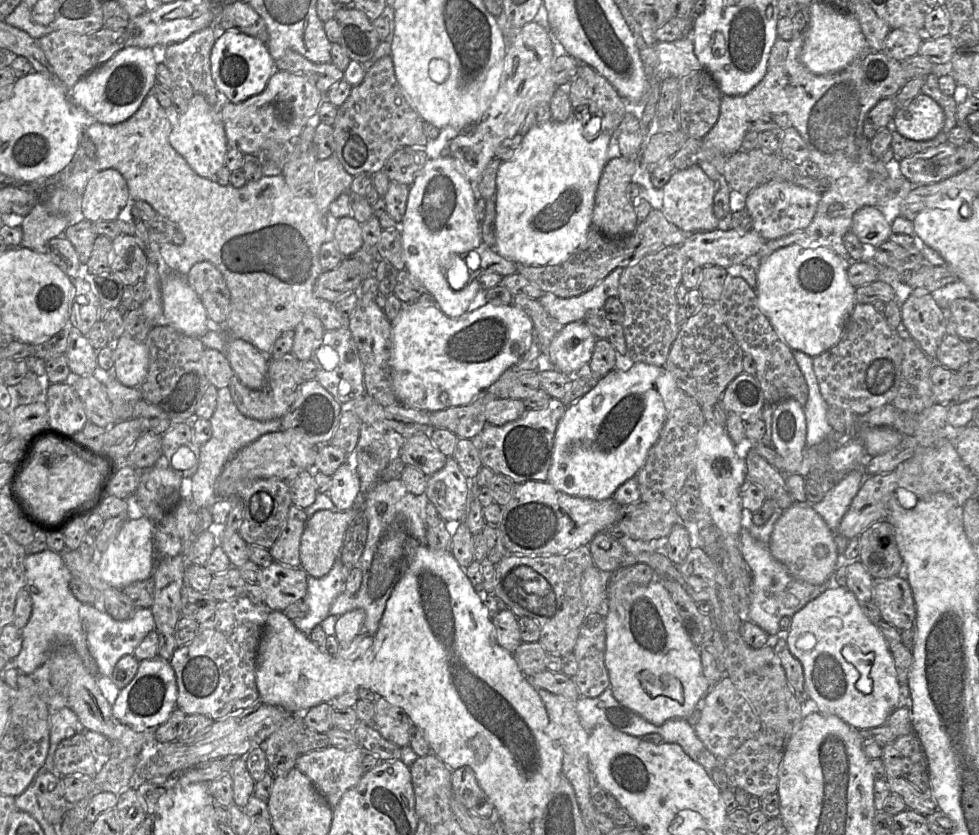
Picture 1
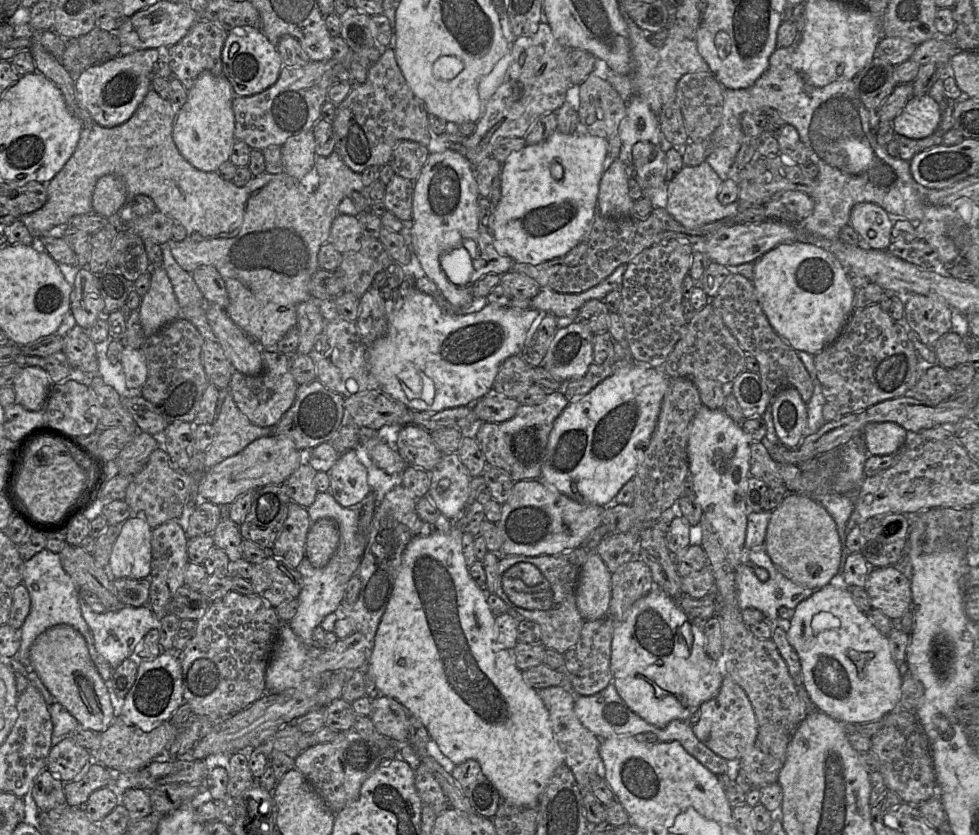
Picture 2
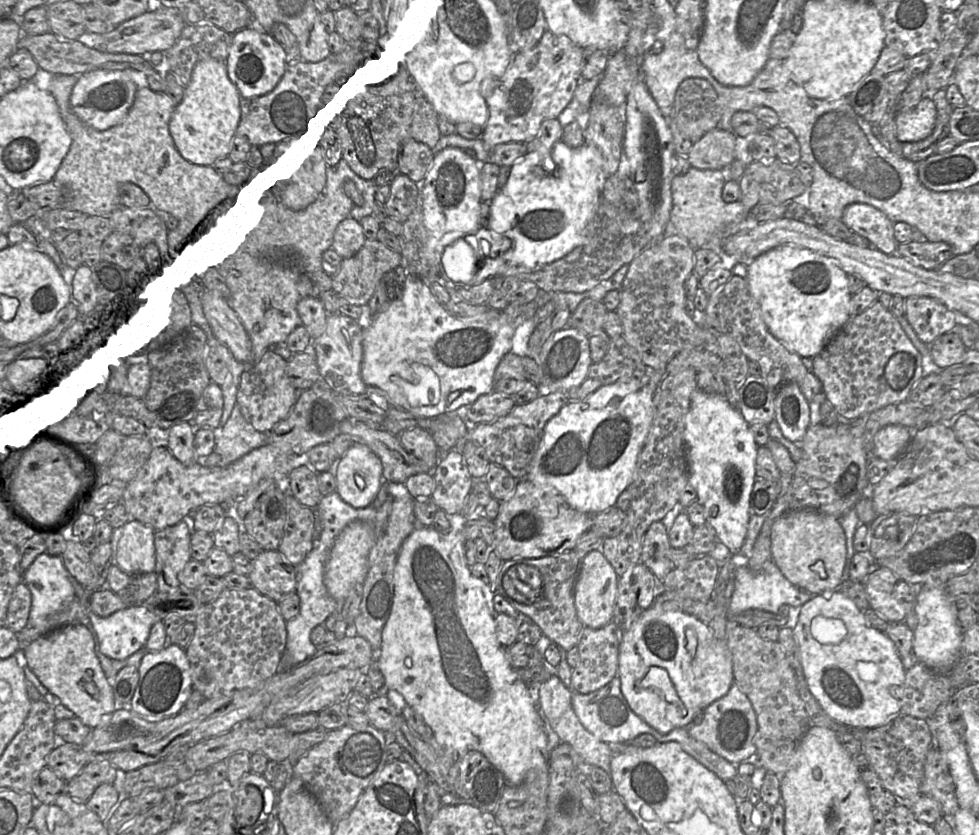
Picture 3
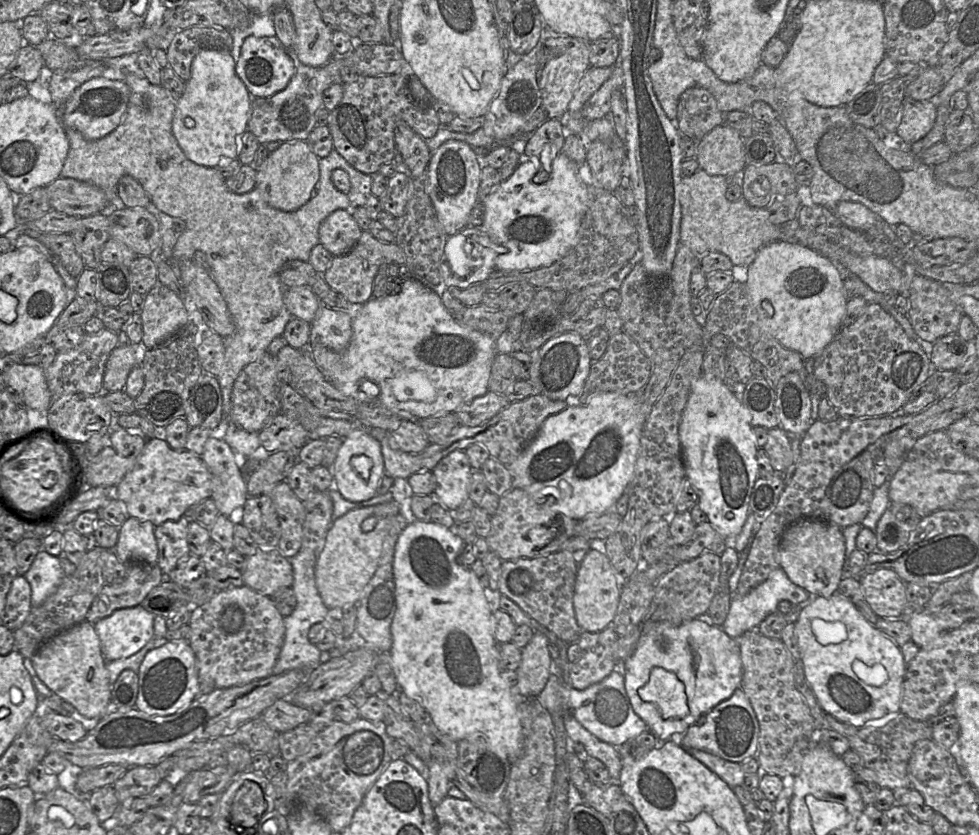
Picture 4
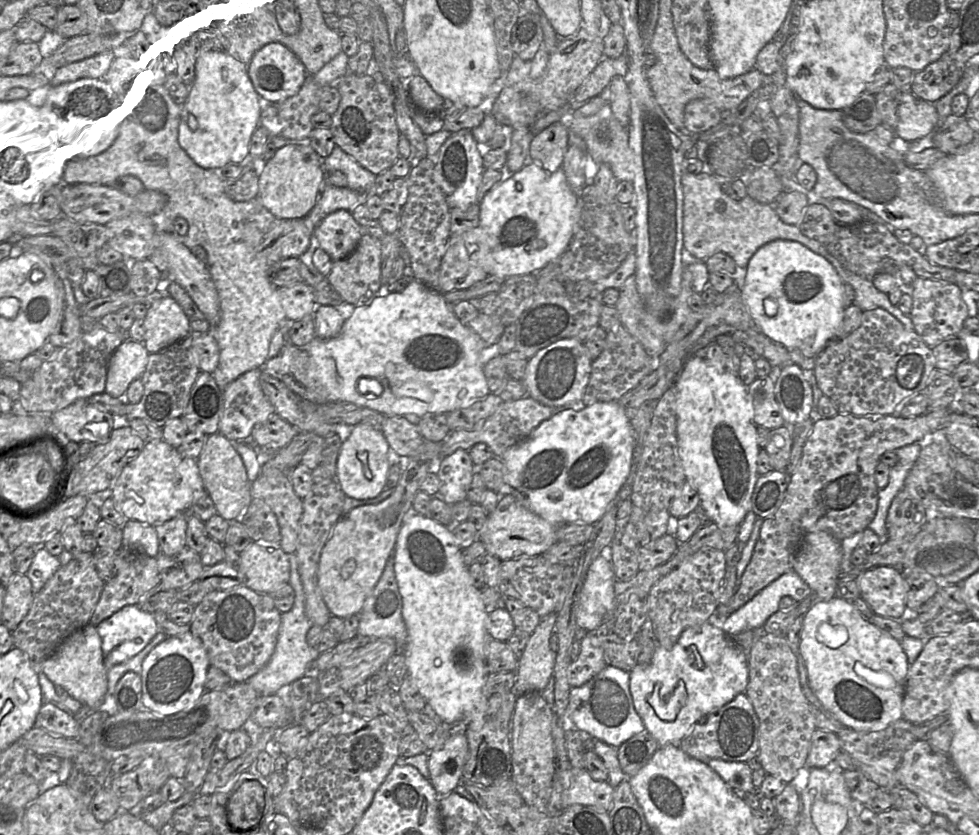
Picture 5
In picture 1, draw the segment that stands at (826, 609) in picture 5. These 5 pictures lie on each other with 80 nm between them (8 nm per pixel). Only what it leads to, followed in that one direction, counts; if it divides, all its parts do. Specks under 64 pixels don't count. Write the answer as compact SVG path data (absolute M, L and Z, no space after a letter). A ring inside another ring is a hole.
M838 584L828 585L828 589L822 592L813 600L809 601L805 606L798 610L791 617L791 625L786 637L786 643L790 652L801 663L805 687L808 693L808 697L816 704L816 708L823 713L830 713L838 716L849 726L856 730L868 730L878 726L881 726L892 712L900 707L900 683L897 678L896 668L894 660L892 658L892 652L888 647L887 641L883 634L880 632L877 625L875 625L868 616L862 610L860 603L856 599L853 592L851 592L846 586L840 586Z

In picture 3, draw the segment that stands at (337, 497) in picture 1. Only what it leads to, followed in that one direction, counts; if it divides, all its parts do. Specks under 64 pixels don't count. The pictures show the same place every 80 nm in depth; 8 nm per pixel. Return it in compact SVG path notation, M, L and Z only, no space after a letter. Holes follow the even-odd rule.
M353 443L334 467L335 491L354 508L371 505L382 482L380 459L366 445Z

